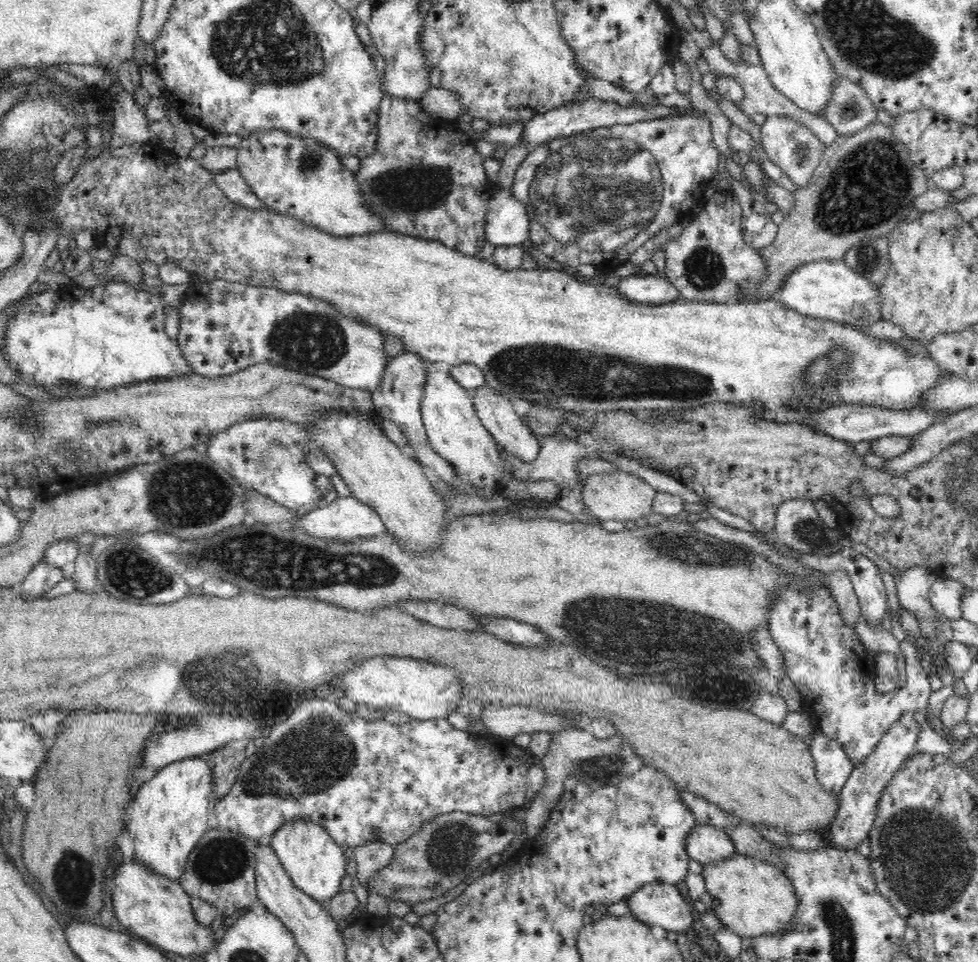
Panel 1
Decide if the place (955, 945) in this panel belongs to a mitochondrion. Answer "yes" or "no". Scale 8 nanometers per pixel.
yes

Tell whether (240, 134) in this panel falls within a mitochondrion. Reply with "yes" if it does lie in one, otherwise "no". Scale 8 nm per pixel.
no

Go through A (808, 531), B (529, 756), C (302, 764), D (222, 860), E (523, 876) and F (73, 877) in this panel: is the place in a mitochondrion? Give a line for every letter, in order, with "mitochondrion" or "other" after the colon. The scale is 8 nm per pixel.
A: mitochondrion
B: other
C: mitochondrion
D: mitochondrion
E: other
F: mitochondrion

